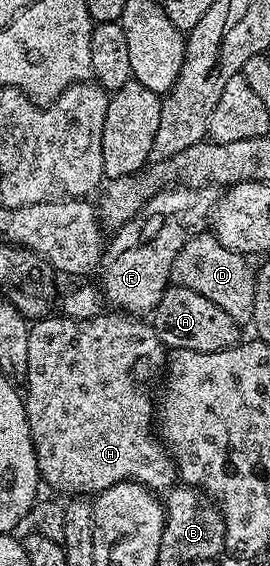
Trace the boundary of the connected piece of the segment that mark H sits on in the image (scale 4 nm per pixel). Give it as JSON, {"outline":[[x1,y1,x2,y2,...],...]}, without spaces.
{"outline":[[107,311,98,317,90,317,84,321,78,321,75,317,52,315,43,317,34,322,29,331,29,371,25,382,25,404,27,418,29,419,29,435,33,439,33,447,37,455,37,467,44,486,56,489,59,493,71,493,67,495,98,495,104,493,109,487,113,487,122,481,135,481,138,485,146,485,152,491,166,491,176,484,177,470,175,463,168,453,166,445,159,440,154,432,147,433,147,428,152,428,153,414,157,405,151,402,151,389,147,384,154,373,162,374,165,369,165,346,157,334,154,324,145,322,138,316,122,311]]}

